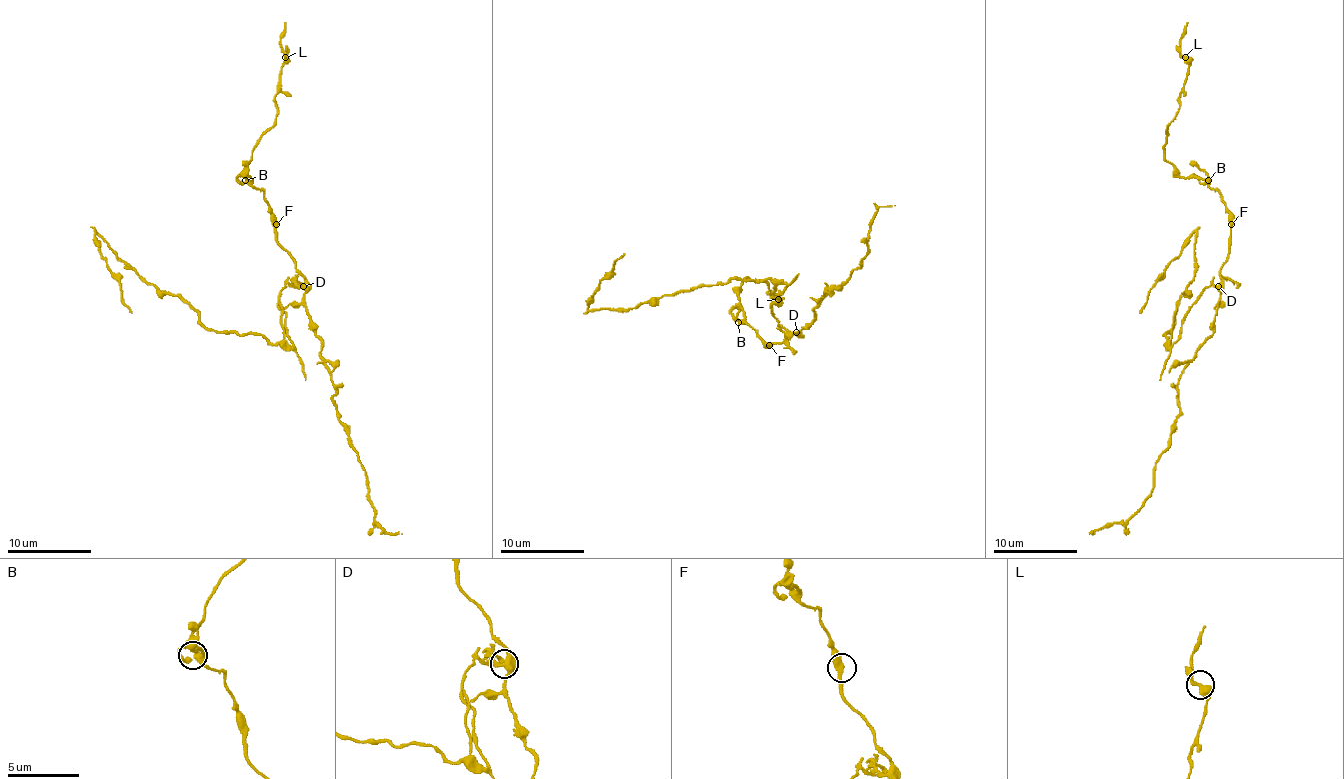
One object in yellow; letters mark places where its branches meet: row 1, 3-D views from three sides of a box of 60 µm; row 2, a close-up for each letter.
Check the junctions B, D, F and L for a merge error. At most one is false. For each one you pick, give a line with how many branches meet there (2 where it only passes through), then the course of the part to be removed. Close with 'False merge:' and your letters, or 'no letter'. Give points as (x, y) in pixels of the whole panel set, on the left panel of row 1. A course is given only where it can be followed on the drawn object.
D: branches 4; course (304, 287), (281, 291), (291, 343), (209, 331), (96, 232), (132, 312)
False merge: D

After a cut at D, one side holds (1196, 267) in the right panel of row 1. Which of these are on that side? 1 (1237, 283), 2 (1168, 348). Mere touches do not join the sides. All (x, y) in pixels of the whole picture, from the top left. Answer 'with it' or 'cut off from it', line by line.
1: with it
2: with it

